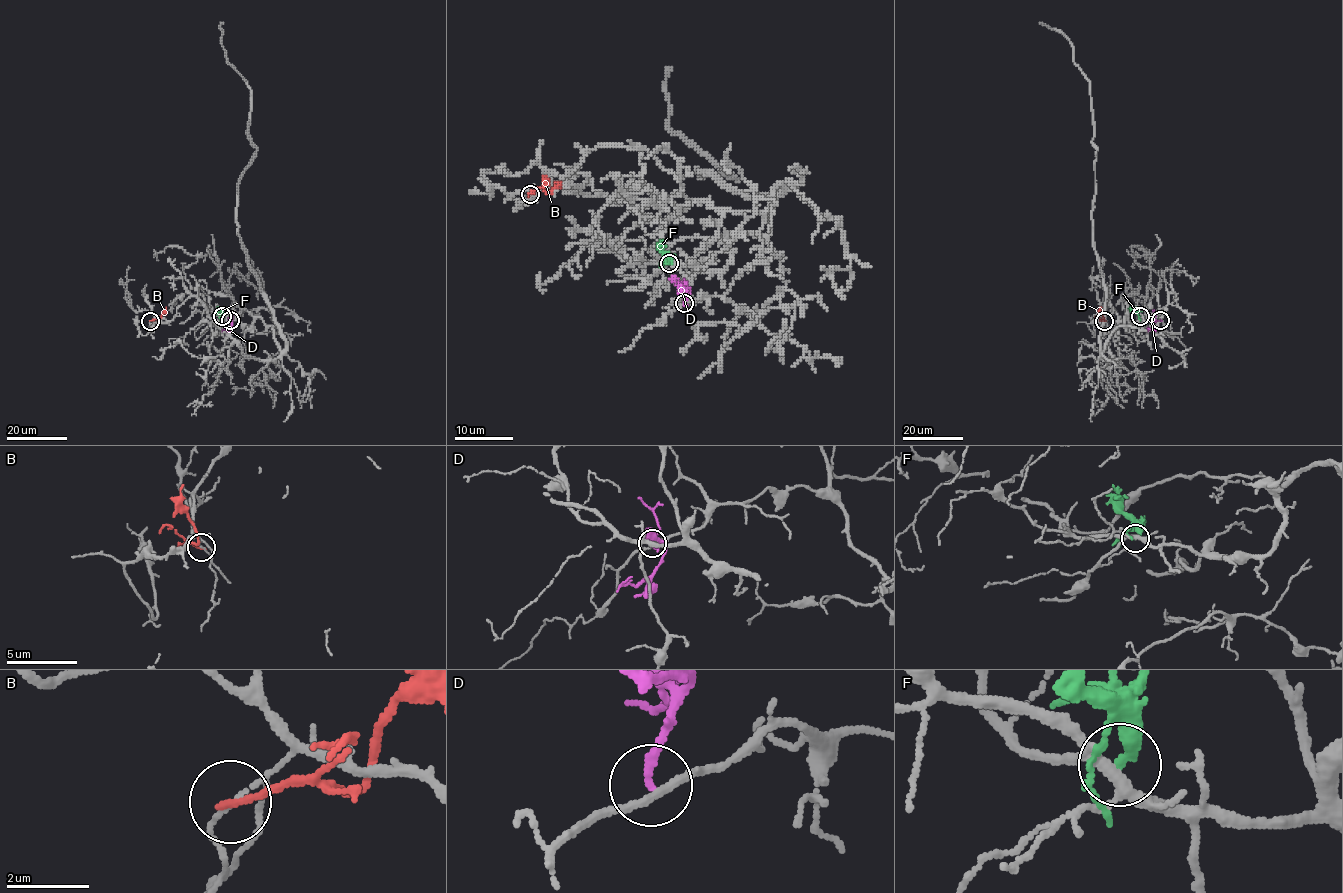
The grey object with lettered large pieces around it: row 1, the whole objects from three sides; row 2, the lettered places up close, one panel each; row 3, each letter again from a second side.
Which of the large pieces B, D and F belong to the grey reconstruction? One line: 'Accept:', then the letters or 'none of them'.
Accept: none of them

